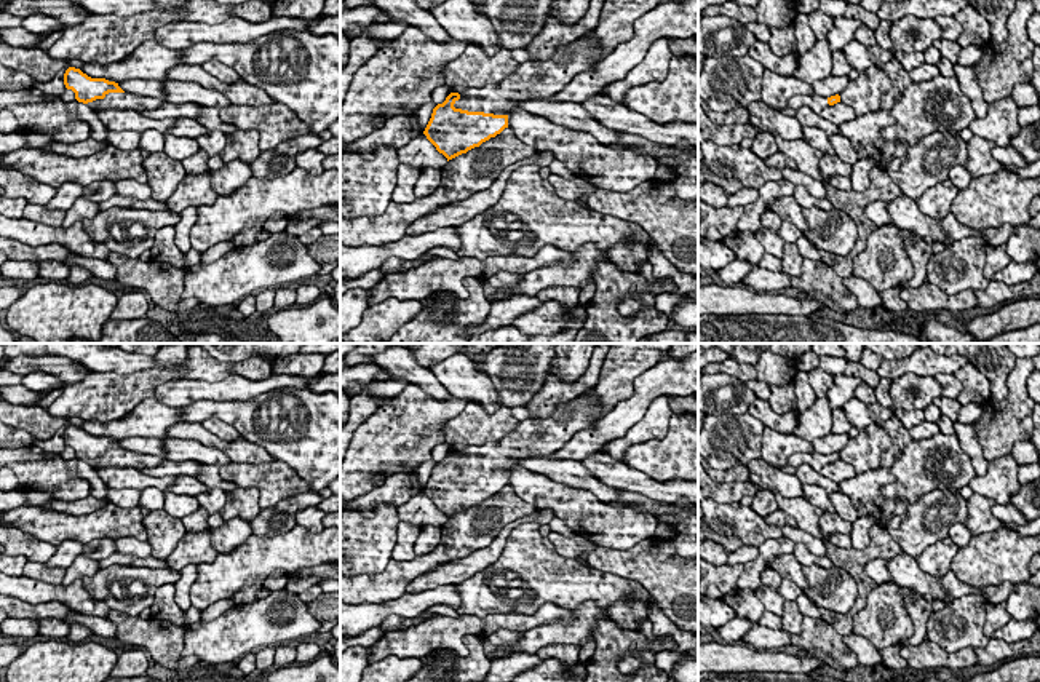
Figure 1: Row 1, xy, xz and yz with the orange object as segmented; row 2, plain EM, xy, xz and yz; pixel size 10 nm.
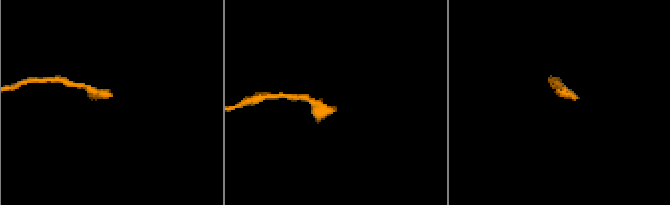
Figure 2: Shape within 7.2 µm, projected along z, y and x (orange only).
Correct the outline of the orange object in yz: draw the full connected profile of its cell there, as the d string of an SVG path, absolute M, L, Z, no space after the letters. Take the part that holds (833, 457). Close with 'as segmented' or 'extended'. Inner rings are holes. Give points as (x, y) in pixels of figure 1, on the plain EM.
M812 452L812 454L794 454L794 455L789 457L788 465L797 468L797 466L807 463L815 471L820 473L828 463L834 463L837 460L840 460L840 454L839 452L831 454L831 455L823 455L823 454L816 454L816 452Z | extended

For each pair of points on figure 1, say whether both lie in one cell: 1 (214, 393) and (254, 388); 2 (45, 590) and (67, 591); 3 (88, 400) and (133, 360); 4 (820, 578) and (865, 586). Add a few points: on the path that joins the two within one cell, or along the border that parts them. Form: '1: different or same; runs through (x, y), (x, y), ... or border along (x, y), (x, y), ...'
1: same; runs through (224, 390), (245, 388)
2: same; runs through (50, 591), (63, 591)
3: different; border along (155, 366), (130, 372), (91, 372)
4: different; border along (833, 564), (857, 586), (857, 601), (845, 614)

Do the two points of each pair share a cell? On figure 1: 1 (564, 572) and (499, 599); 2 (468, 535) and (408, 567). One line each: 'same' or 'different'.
1: same
2: same

